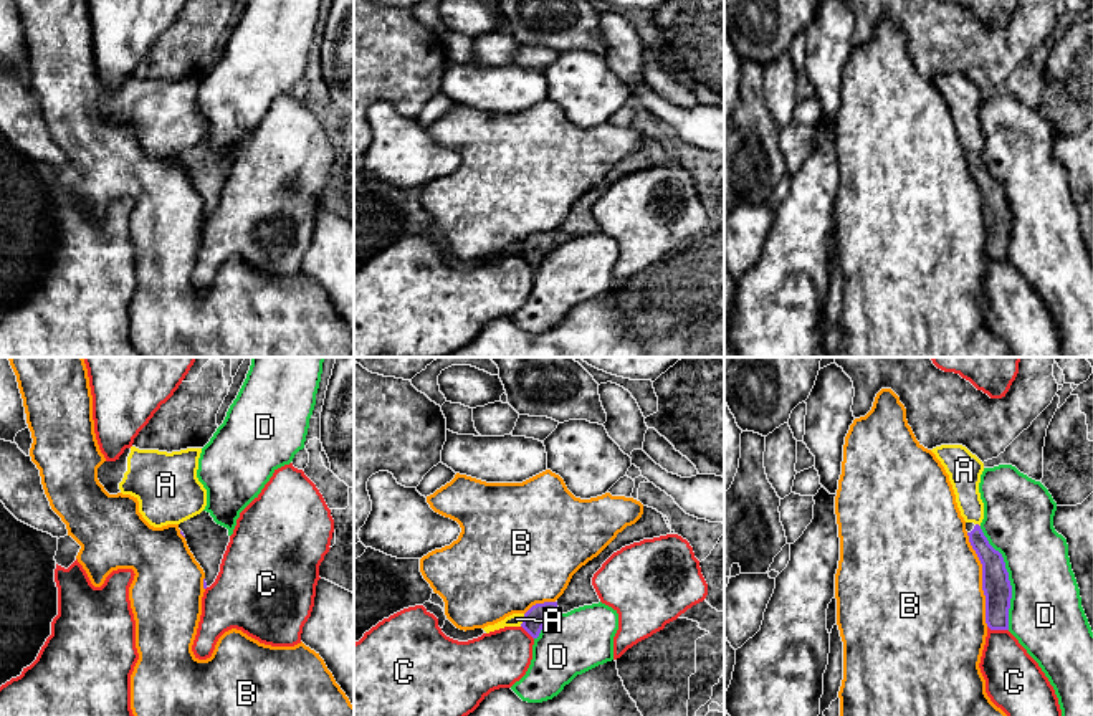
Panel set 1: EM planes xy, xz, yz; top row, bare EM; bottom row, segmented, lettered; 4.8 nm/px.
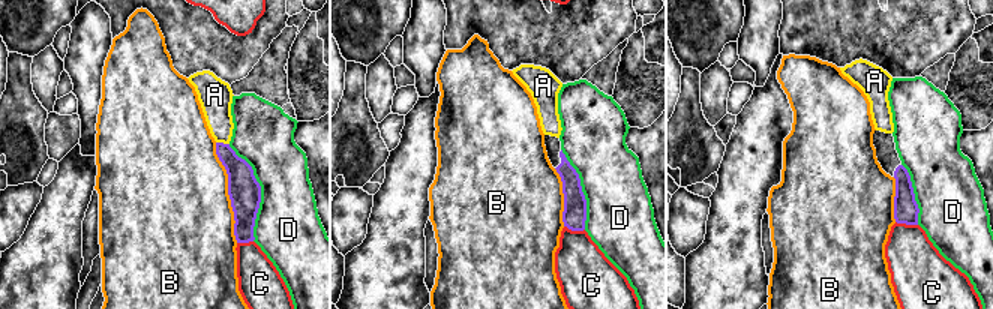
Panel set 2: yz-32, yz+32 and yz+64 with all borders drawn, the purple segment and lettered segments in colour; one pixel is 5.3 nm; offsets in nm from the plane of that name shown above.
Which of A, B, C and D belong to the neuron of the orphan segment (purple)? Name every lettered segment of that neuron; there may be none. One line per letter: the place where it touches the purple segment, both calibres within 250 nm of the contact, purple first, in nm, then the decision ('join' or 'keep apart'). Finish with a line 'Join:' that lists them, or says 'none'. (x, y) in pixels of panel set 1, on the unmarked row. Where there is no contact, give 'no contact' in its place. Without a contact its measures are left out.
A: xz (523, 250) | 110/60 nm | keep apart
B: yz (983, 209) | 140/500 nm | keep apart
C: yz (997, 258) | 140/280 nm | keep apart
D: yz (1007, 207) | 140/360 nm | keep apart
Join: none

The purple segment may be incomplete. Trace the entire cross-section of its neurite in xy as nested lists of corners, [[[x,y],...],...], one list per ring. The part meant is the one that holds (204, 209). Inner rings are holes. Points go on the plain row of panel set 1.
[[[207,141],[180,152],[179,159],[205,202],[203,218],[210,217],[220,202],[220,193],[230,172],[228,159],[217,154]]]

